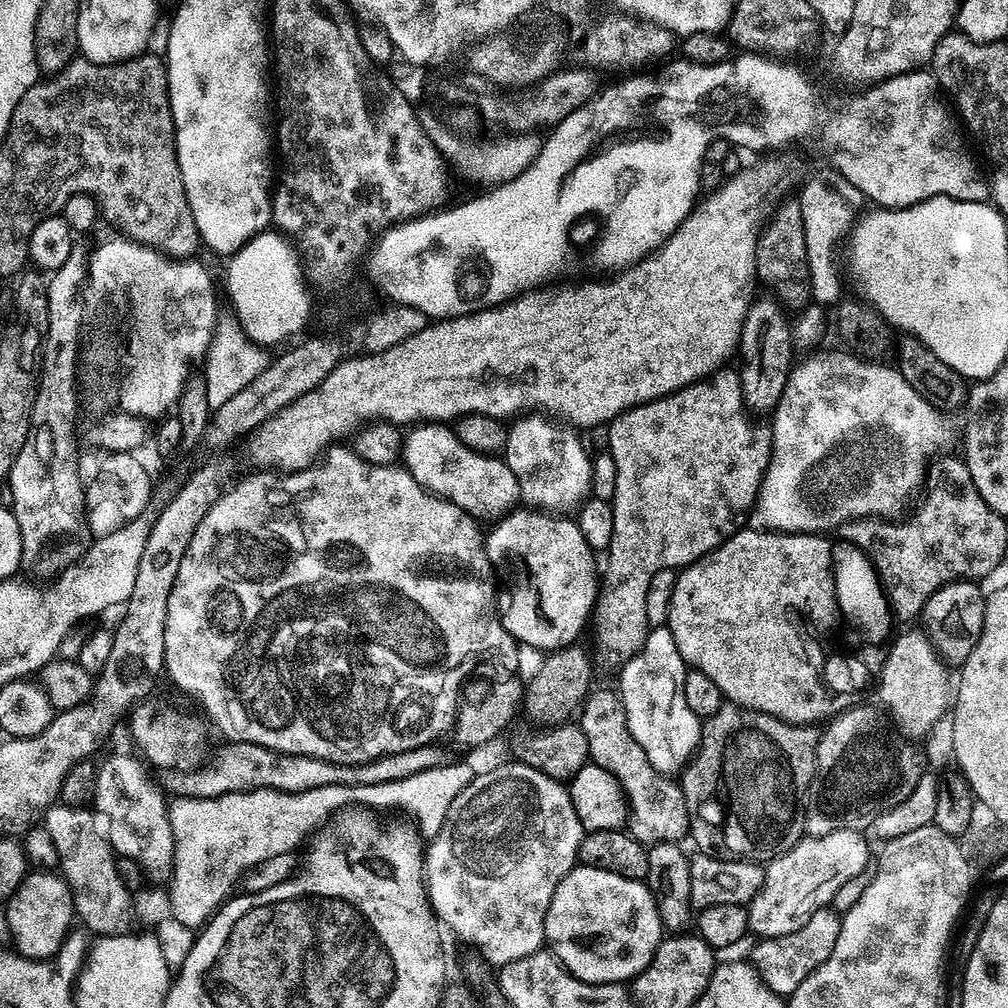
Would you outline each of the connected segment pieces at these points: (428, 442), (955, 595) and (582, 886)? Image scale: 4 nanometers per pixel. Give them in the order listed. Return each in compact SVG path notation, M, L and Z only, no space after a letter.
M424 422L405 435L403 467L433 496L449 500L477 521L503 518L521 503L518 478L500 456L487 456L458 442L455 431L444 422Z
M955 580L952 584L942 586L924 603L922 621L927 640L936 651L936 655L945 665L963 665L964 659L974 650L984 625L985 593L980 593L981 585L970 580Z
M583 866L572 868L558 882L544 923L544 939L552 955L567 972L591 984L623 985L635 980L648 969L665 932L656 897L645 881Z

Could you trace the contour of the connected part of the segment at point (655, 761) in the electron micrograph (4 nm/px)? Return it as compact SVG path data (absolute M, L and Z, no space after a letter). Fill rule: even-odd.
M667 626L651 629L638 654L631 656L619 669L618 695L626 710L626 722L634 742L646 750L650 766L662 774L676 774L692 759L700 746L701 717L686 706L684 673L686 665Z

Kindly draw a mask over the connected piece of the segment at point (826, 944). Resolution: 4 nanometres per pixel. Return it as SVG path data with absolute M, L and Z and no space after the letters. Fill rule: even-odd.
M831 906L814 910L814 914L810 914L807 922L794 930L794 934L782 934L778 938L764 938L756 942L760 944L753 946L750 962L760 971L760 976L770 986L770 990L774 990L774 994L787 998L794 990L798 990L798 986L802 986L802 982L806 982L806 978L815 968L822 966L822 962L830 958L830 950L834 950L834 942L838 942L841 919L841 913Z

